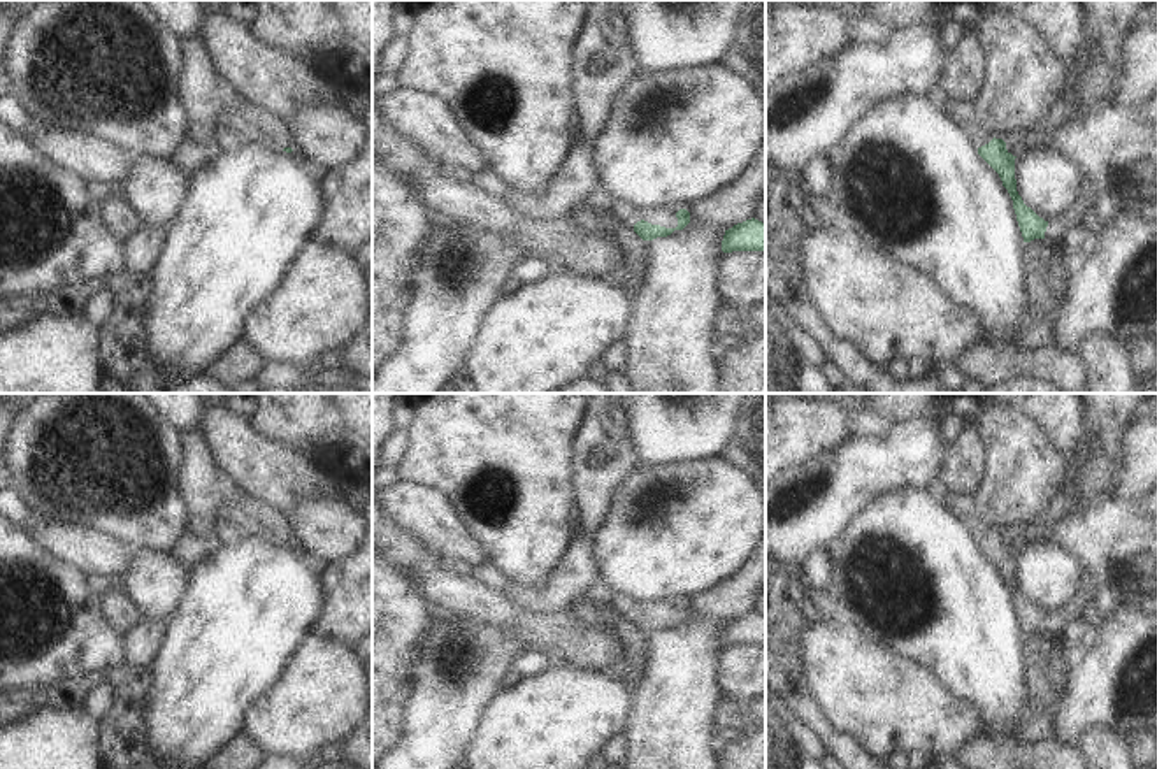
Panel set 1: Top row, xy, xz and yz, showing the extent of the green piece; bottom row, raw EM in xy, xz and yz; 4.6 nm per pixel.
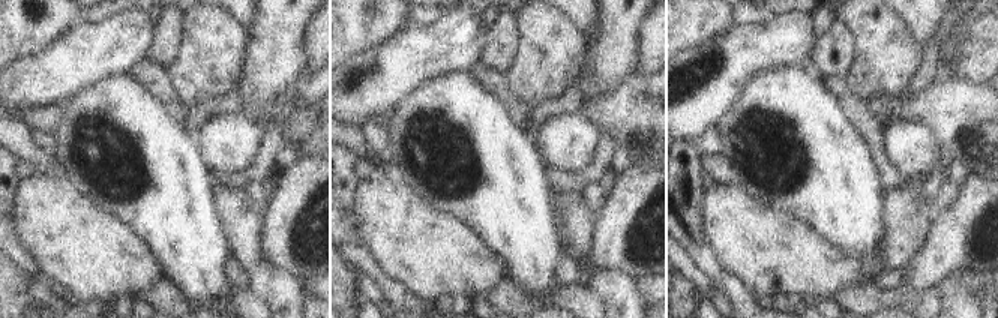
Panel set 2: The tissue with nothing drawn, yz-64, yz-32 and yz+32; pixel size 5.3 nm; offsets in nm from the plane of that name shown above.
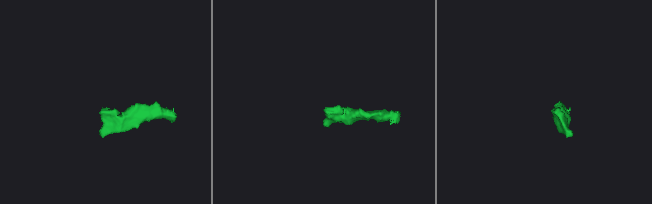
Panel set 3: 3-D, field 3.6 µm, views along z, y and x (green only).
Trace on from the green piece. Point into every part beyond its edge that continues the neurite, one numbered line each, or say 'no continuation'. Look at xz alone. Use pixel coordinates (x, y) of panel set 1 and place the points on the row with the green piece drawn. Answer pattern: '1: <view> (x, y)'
1: xz (625, 215)

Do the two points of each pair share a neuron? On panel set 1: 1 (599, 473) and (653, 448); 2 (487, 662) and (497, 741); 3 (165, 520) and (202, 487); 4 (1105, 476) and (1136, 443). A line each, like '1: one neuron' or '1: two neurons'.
1: two neurons
2: two neurons
3: two neurons
4: two neurons

